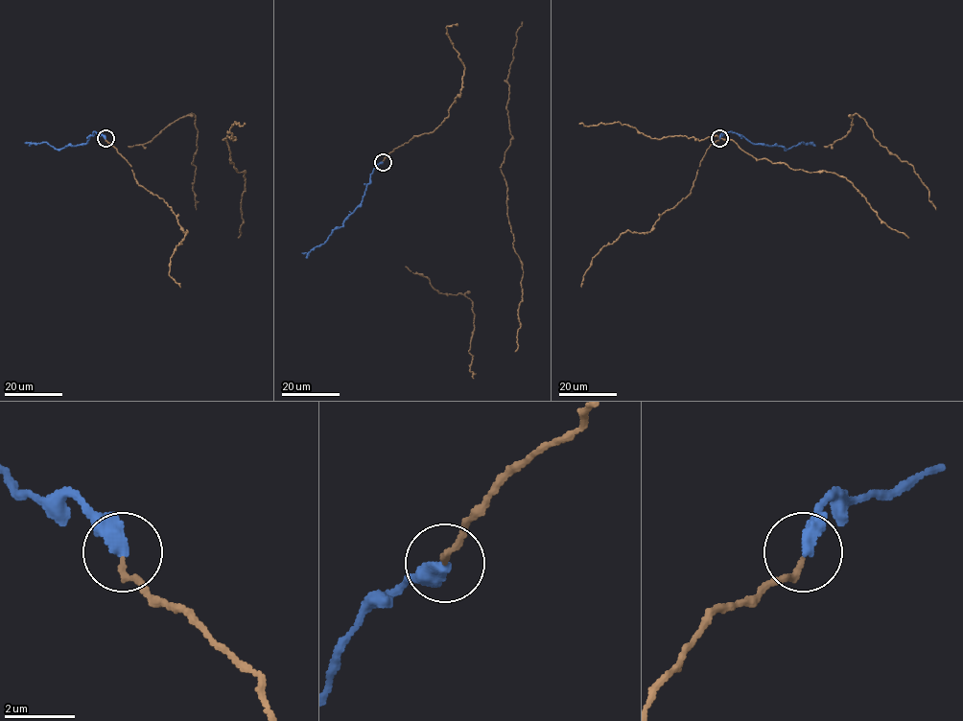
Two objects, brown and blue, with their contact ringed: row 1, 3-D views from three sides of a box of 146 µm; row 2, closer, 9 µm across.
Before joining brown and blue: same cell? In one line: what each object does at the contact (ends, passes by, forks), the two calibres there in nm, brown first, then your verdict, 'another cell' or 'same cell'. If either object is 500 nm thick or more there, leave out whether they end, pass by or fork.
brown ends there; blue ends there; 150 nm thick on the brown side, 440 nm on the other; same cell

